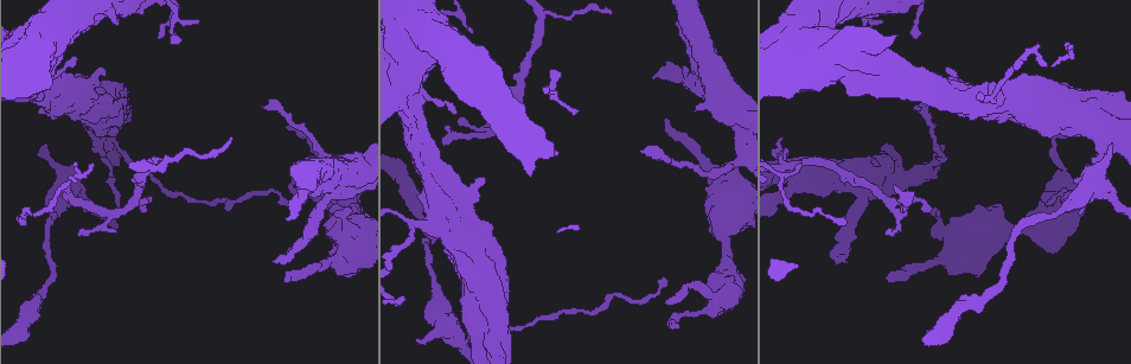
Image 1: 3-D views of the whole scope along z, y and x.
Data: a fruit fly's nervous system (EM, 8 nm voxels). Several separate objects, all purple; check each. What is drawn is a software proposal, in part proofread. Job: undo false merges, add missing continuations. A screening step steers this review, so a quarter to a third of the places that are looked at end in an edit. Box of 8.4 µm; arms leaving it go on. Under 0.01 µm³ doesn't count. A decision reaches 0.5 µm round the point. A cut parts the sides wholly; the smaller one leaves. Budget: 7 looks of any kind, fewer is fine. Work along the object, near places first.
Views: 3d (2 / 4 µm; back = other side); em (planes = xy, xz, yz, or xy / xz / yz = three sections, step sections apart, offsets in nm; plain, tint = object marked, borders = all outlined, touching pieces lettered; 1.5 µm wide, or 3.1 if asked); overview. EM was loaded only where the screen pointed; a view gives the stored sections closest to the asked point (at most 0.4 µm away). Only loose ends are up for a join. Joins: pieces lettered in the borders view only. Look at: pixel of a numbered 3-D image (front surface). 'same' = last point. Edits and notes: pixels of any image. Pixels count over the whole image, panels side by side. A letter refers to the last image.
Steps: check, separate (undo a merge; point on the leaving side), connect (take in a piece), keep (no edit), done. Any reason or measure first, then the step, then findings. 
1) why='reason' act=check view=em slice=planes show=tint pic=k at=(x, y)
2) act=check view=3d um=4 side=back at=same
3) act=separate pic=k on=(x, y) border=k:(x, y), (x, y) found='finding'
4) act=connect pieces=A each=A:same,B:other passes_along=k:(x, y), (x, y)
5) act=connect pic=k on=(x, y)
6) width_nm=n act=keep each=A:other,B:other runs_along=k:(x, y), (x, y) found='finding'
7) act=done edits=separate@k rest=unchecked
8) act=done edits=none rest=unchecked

why='free end' act=check view=em slice=xz step=8 show=tint pic=1 at=(884, 234)

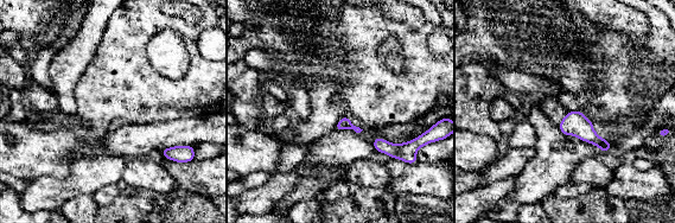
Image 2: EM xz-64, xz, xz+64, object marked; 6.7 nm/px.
why='cut it another way' act=check view=em slice=yz step=4 show=tint at=same

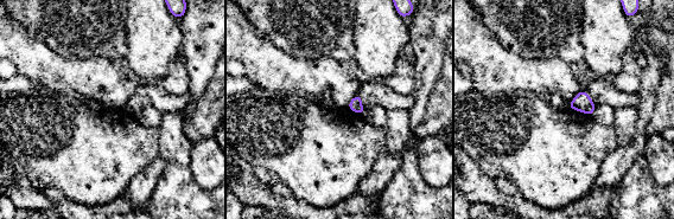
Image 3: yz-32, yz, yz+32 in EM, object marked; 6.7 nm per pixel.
why='see the neighbours' act=check view=em slice=yz step=4 show=borders at=same

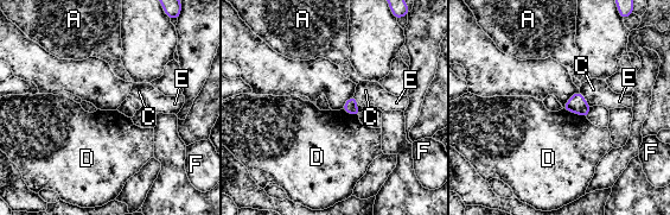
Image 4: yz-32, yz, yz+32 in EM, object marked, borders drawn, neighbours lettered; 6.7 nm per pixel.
act=keep each=A:other,C:other,D:other,E:other,F:other border=4:(562, 108), (586, 118) found='none of them fits'

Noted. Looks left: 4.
why='thick end' act=check view=em slice=planes show=borders pic=1 at=(912, 72)

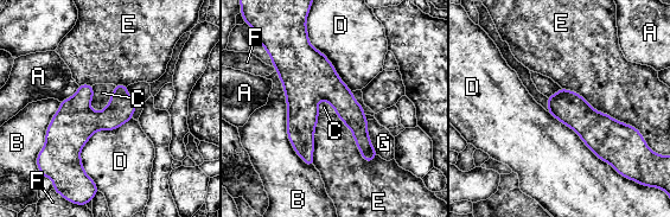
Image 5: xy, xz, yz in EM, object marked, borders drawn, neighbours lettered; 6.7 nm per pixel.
act=keep each=A:other,B:other,C:other,D:other,E:other,F:other,G:other border=5:(115, 85), (102, 109), (90, 108) found='no lettered piece goes on from it'

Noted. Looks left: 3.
why='branch point' act=check view=3d um=4 pic=1 at=(993, 97)

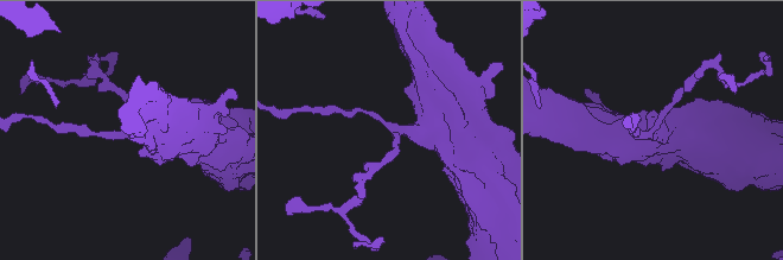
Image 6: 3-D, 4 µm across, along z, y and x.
arms=3 act=check view=em slice=xy step=8 show=tint pic=6 at=(403, 132)

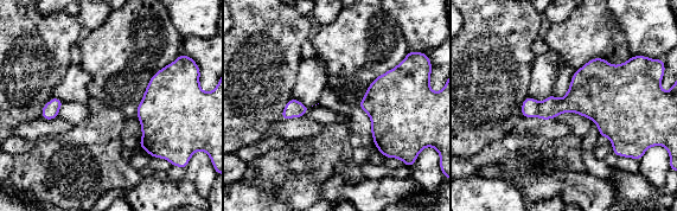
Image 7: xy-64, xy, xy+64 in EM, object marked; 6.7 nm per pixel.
act=check view=em slice=planes show=borders at=same

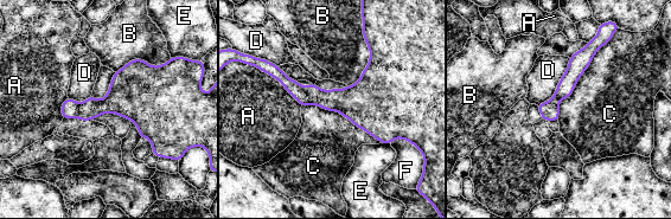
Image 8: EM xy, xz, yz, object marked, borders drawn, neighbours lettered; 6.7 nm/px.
width_nm=120 act=keep each=A:other,B:other,C:other,D:other,E:other,F:other found='all the same neuron'

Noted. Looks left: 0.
act=done edits=none rest=unchecked

